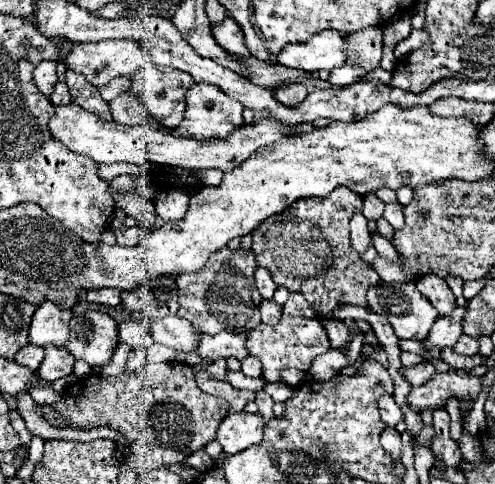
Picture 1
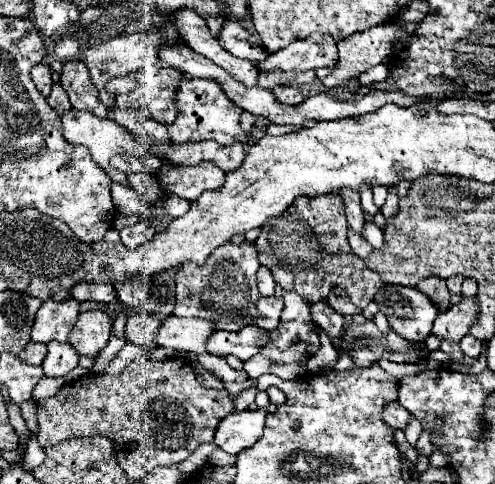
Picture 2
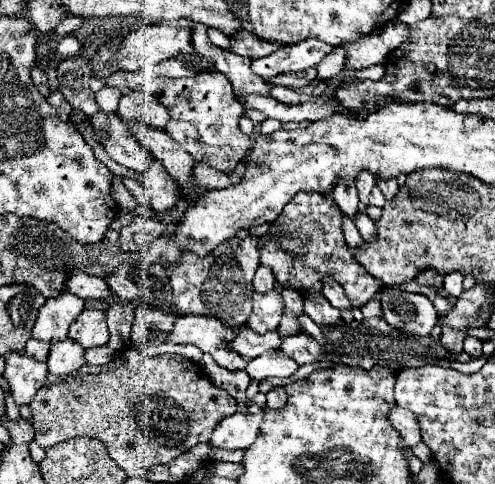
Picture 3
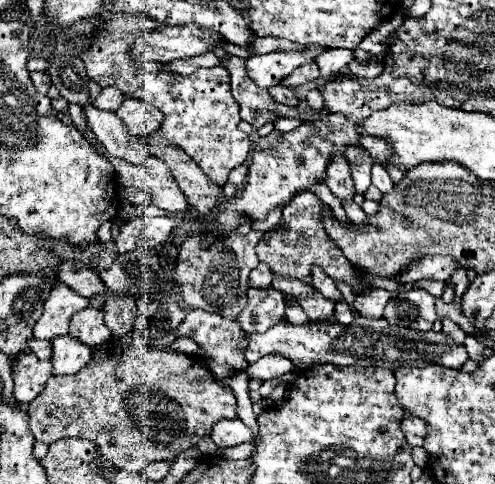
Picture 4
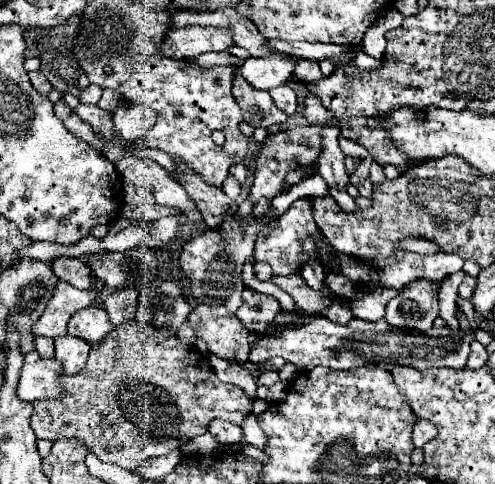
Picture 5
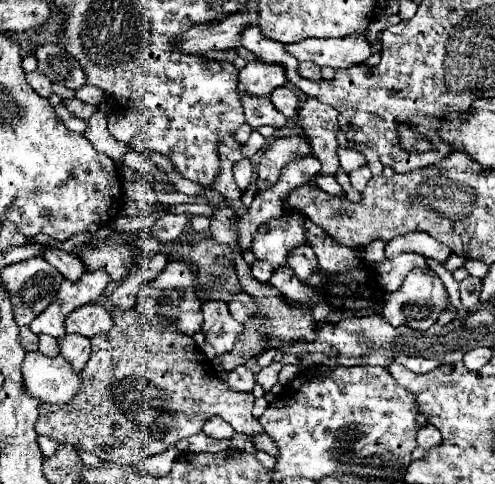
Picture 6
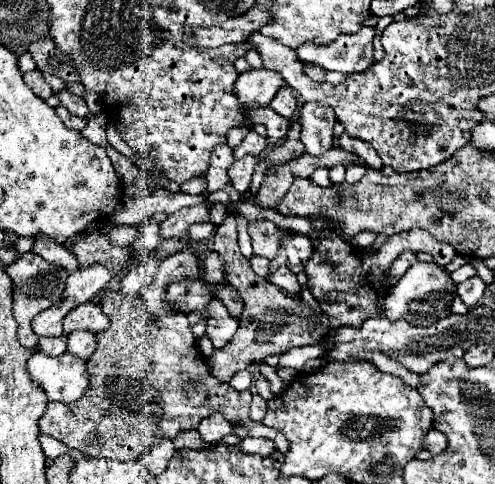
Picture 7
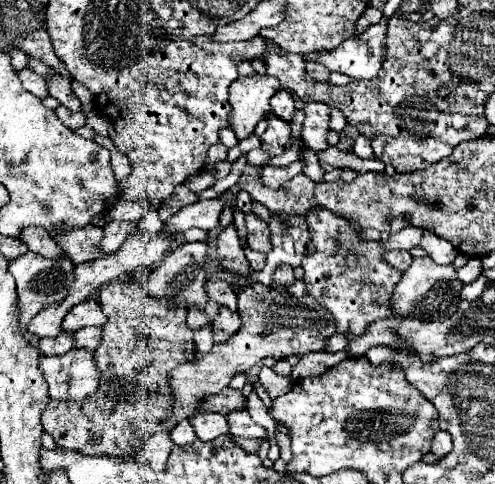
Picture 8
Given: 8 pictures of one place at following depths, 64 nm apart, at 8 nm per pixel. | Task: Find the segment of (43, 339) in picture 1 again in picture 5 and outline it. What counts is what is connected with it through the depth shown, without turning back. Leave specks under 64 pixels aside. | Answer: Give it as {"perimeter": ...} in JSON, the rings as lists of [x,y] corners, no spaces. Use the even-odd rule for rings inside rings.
{"perimeter":[[[94,278],[94,290],[82,292],[68,282],[58,282],[52,300],[48,302],[44,314],[38,318],[38,322],[32,328],[34,336],[48,336],[48,338],[64,336],[70,316],[82,310],[84,306],[90,306],[96,294],[100,292],[102,284],[104,284],[102,280]]]}

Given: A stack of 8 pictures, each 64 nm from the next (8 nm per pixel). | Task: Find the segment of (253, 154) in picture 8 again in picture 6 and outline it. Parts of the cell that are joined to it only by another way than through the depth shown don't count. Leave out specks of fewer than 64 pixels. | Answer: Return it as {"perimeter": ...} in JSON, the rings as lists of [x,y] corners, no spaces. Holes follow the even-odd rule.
{"perimeter":[[[244,158],[244,160],[236,162],[232,170],[234,170],[234,180],[236,180],[236,184],[238,184],[242,190],[246,190],[246,188],[250,186],[250,182],[252,182],[252,162],[250,162],[248,158]]]}

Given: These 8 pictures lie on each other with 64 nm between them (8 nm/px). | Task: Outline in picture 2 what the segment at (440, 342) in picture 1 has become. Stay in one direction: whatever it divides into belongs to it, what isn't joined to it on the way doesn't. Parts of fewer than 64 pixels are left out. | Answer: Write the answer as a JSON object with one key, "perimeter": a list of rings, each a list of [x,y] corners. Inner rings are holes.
{"perimeter":[[[462,298],[460,304],[454,304],[448,312],[440,312],[432,334],[442,342],[460,342],[466,334],[468,328],[472,326],[472,322],[476,322],[476,300],[474,298]]]}

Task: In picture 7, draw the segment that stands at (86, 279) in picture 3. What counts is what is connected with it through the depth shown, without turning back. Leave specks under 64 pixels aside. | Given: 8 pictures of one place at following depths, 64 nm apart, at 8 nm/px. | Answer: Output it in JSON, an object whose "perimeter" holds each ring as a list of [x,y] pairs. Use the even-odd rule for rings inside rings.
{"perimeter":[[[44,234],[36,238],[32,252],[40,254],[46,262],[56,264],[58,268],[68,270],[70,274],[72,274],[72,272],[76,272],[76,270],[80,268],[80,266],[76,264],[76,258],[72,256],[72,252],[68,252],[64,246],[60,246],[58,242],[54,242],[52,238],[48,238],[48,236],[44,236]]]}

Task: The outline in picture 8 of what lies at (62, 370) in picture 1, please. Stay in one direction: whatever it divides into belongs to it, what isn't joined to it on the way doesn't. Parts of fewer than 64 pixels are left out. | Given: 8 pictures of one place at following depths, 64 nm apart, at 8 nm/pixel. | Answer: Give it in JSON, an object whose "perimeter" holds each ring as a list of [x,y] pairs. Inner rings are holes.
{"perimeter":[[[82,328],[78,332],[74,332],[74,342],[78,350],[88,350],[94,352],[94,348],[100,344],[102,340],[102,328]]]}

